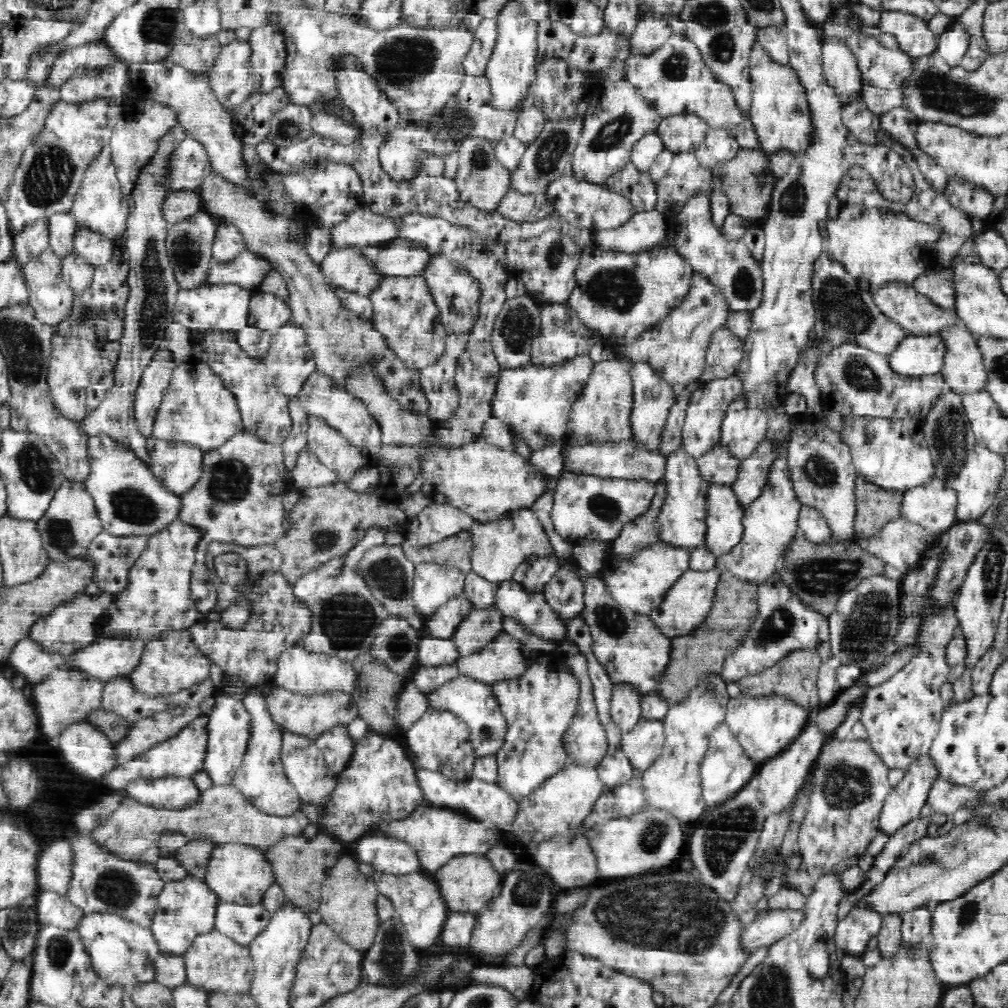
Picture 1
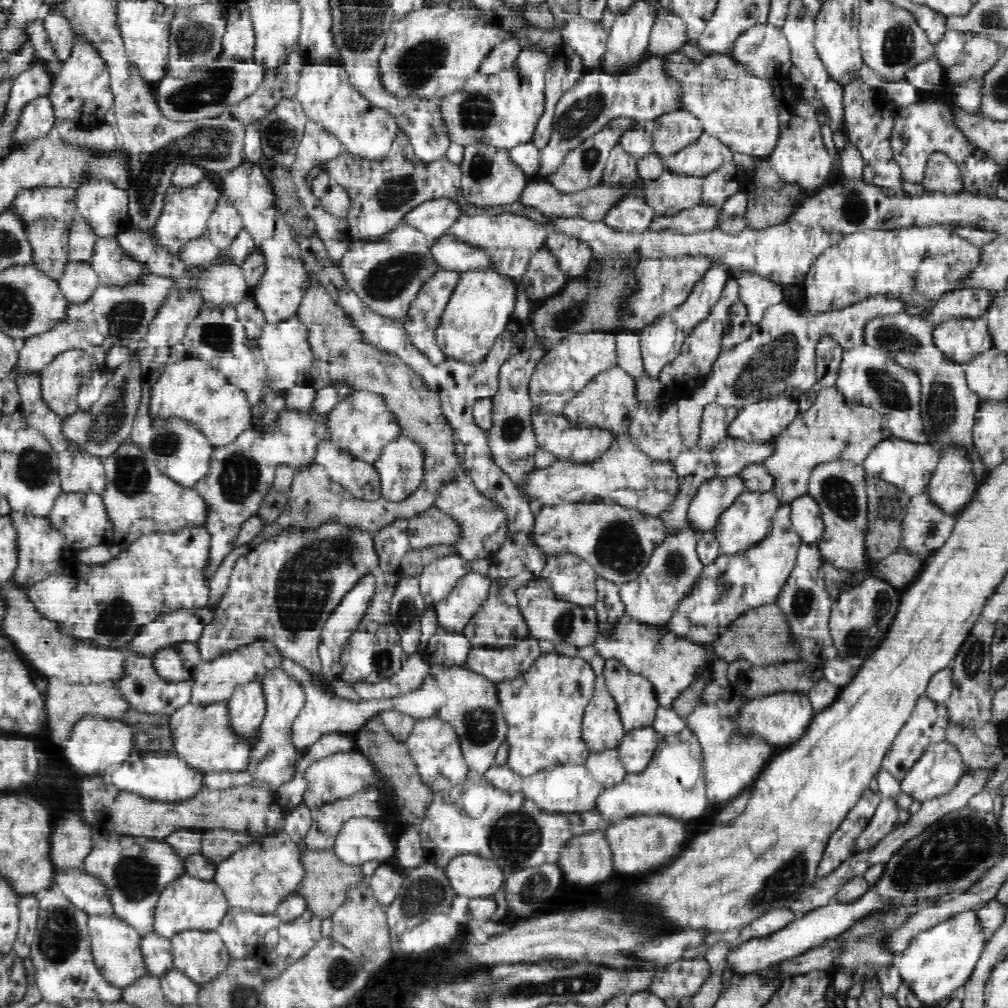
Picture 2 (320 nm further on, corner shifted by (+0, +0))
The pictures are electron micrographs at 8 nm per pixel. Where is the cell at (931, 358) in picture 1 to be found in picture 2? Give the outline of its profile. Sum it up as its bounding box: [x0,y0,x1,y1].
[932,318,992,365]

